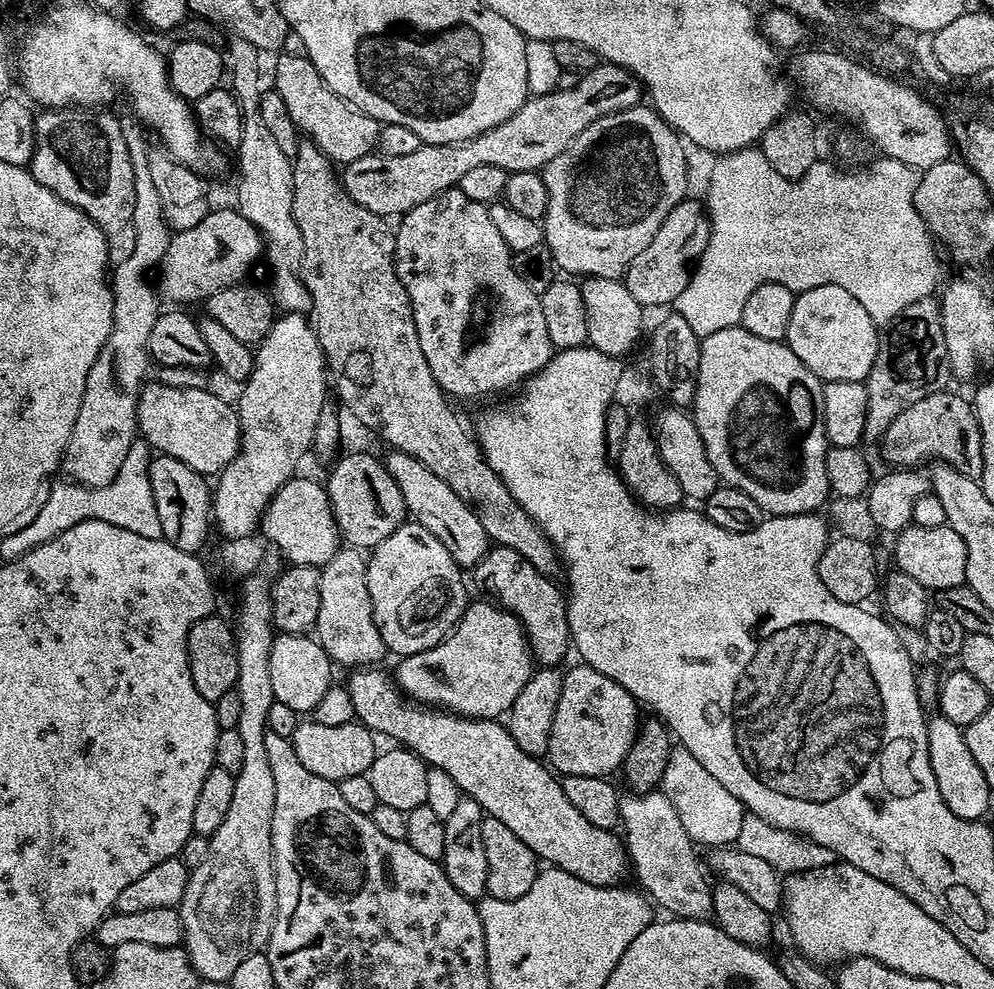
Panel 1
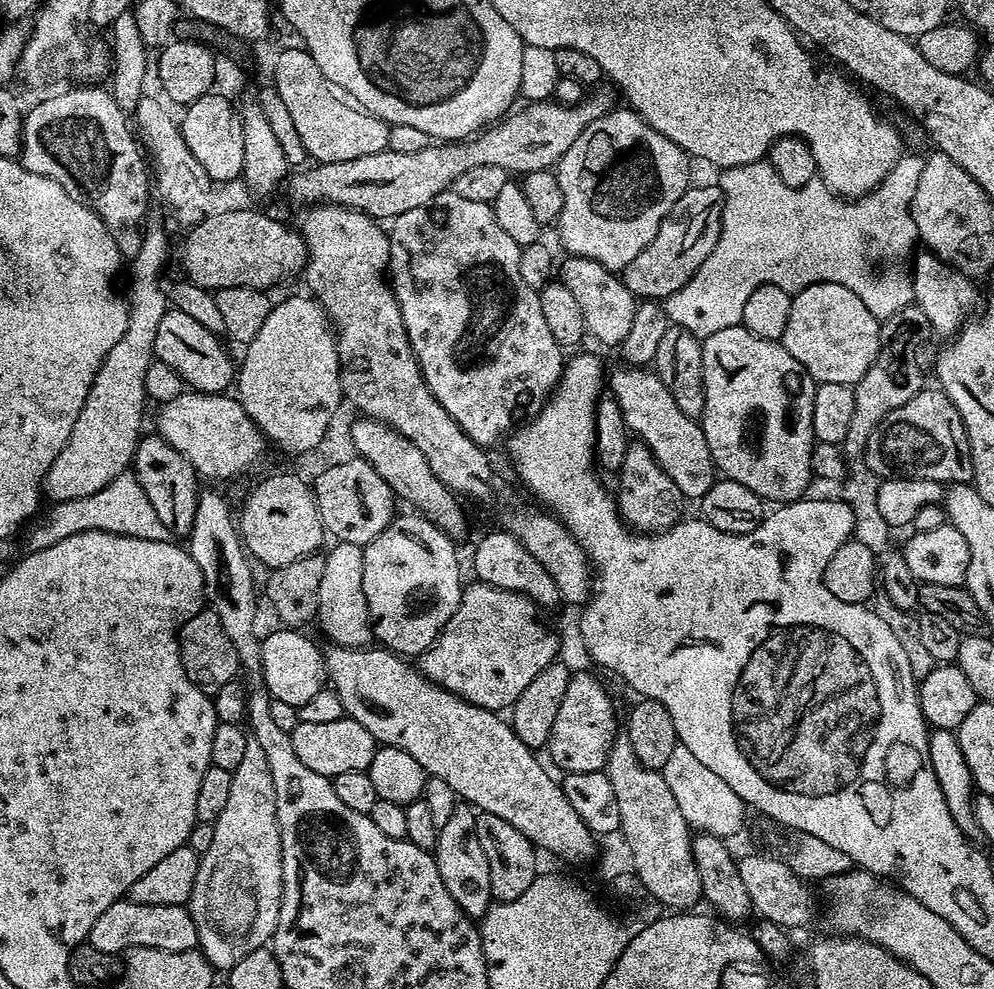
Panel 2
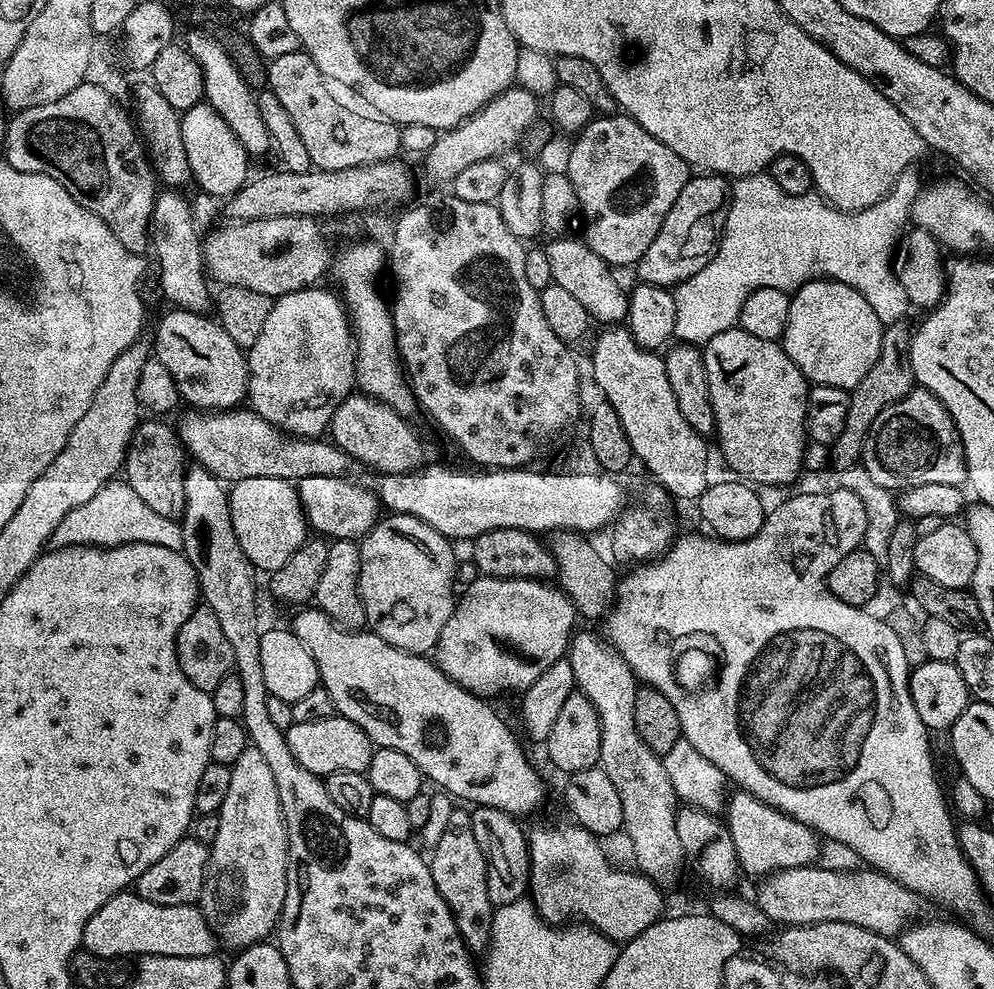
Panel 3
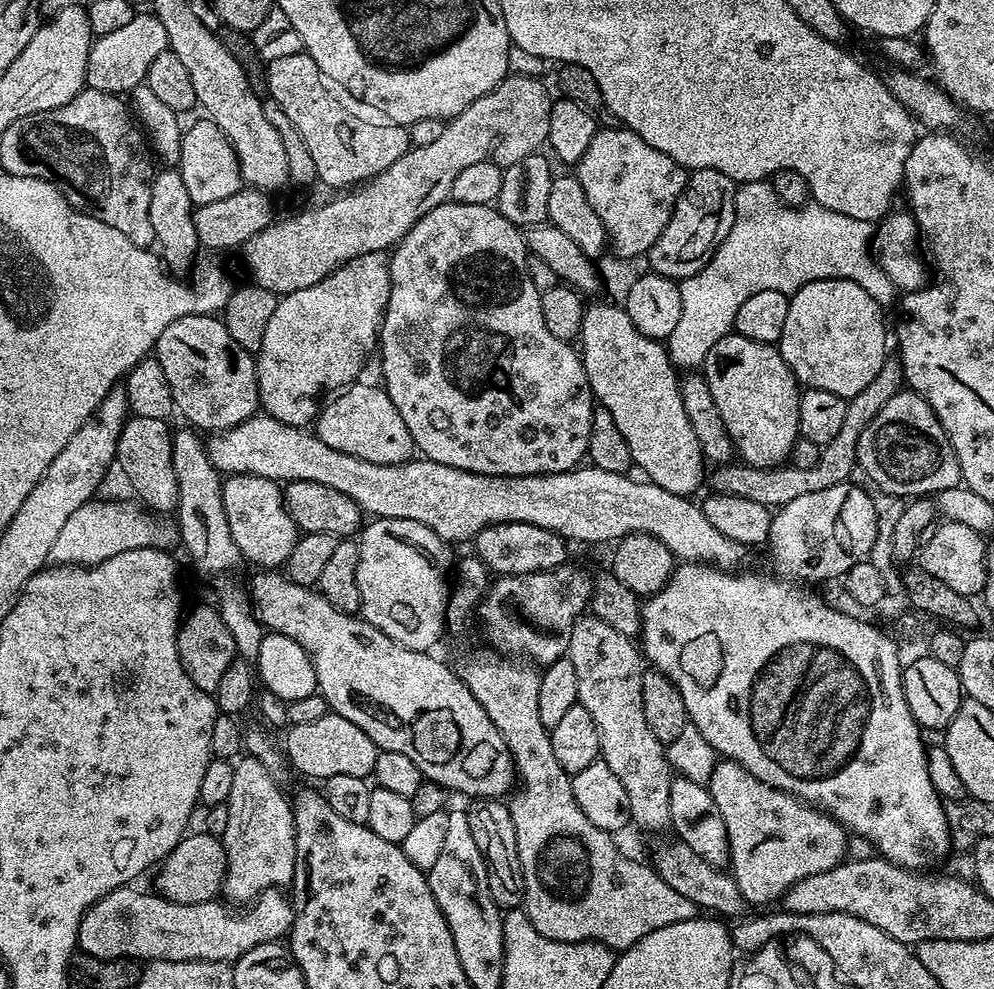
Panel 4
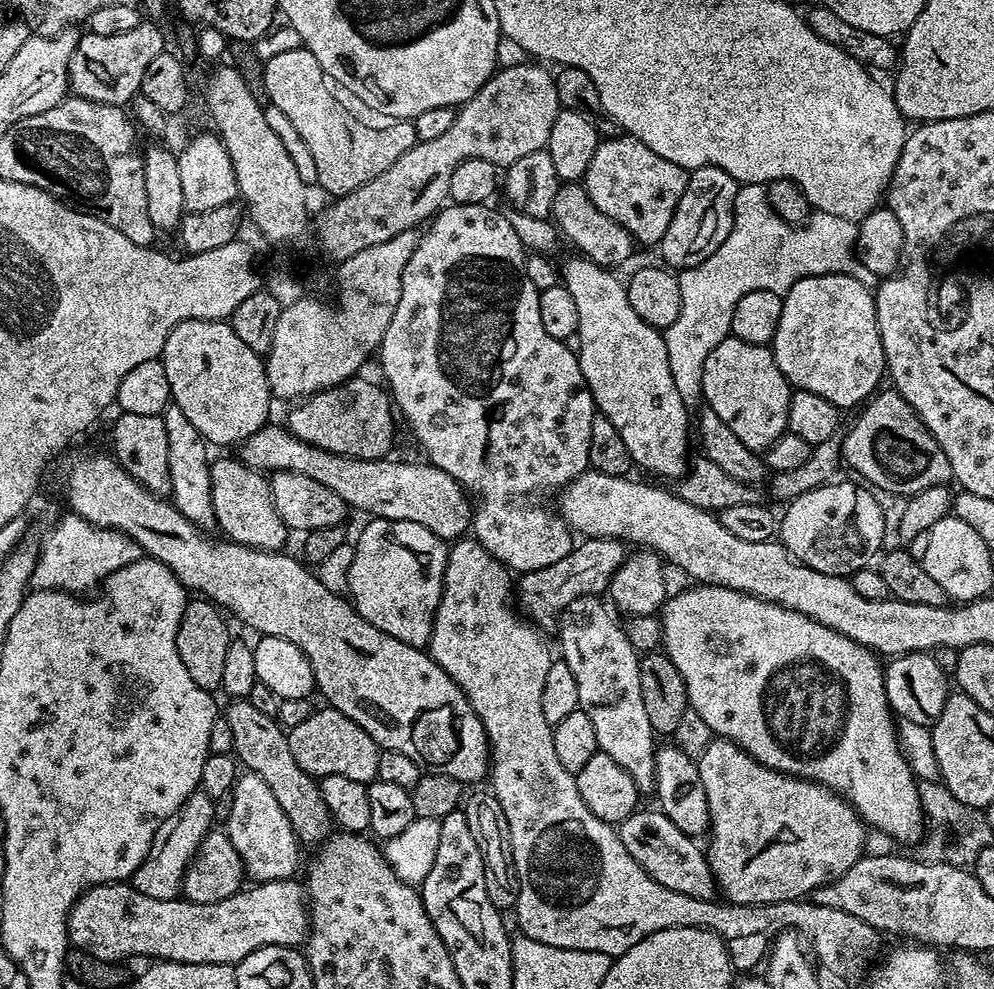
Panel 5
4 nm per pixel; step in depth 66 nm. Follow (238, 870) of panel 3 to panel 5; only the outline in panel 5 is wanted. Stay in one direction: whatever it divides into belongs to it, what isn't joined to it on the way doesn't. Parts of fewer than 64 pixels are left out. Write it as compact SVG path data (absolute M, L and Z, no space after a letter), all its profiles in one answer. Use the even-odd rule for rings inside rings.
M245 771L237 779L232 793L234 807L230 809L226 831L230 842L234 842L234 850L238 850L238 858L242 858L245 873L256 882L293 879L296 871L302 868L302 845L290 826L290 818L286 818L282 806L278 806L270 786L266 786L255 772Z

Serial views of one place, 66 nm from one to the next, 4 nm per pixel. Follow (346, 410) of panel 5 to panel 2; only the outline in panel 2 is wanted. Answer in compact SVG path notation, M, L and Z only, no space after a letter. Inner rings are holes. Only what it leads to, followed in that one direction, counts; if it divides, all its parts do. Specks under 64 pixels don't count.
M356 418L352 424L352 444L356 447L355 455L361 460L370 462L378 474L382 474L386 486L401 501L409 504L409 509L415 510L434 525L441 528L447 536L459 538L468 532L468 520L460 509L461 501L456 493L451 492L430 470L430 462L422 455L422 450L414 446L408 438L402 438L398 430L386 426L377 420Z

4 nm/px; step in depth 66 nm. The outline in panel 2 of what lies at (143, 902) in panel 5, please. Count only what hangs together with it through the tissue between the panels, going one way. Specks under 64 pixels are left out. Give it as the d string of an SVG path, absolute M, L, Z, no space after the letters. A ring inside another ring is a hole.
M125 898L102 910L98 922L94 922L90 930L87 943L92 944L94 950L106 950L106 954L124 954L128 949L138 946L171 952L191 952L198 945L198 930L185 905L142 906Z

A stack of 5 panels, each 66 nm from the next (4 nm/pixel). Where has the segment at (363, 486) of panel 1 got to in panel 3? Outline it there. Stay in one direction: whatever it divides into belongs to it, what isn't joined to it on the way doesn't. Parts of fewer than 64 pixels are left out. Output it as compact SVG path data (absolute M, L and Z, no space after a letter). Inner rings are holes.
M347 475L319 476L302 478L298 482L300 501L304 507L305 517L321 537L332 540L355 540L368 535L382 516L382 505L373 489L363 488L360 484L348 480Z

